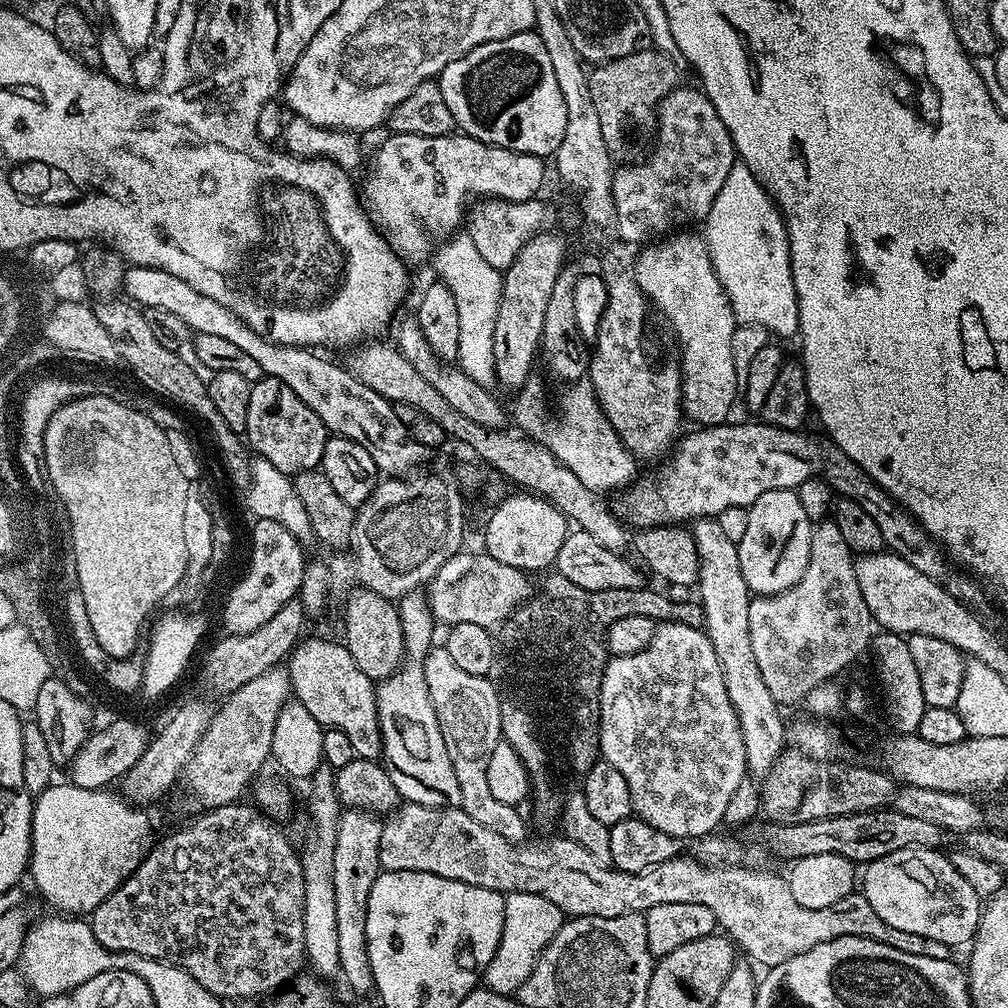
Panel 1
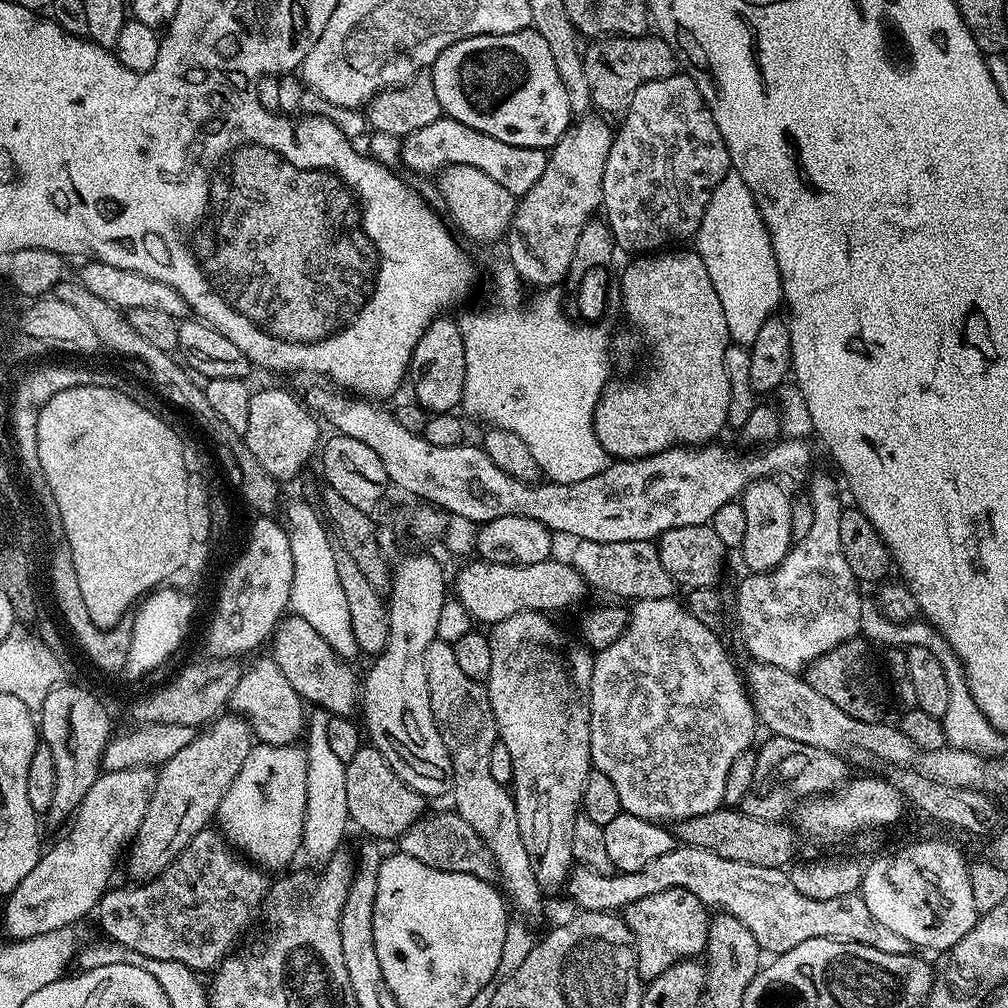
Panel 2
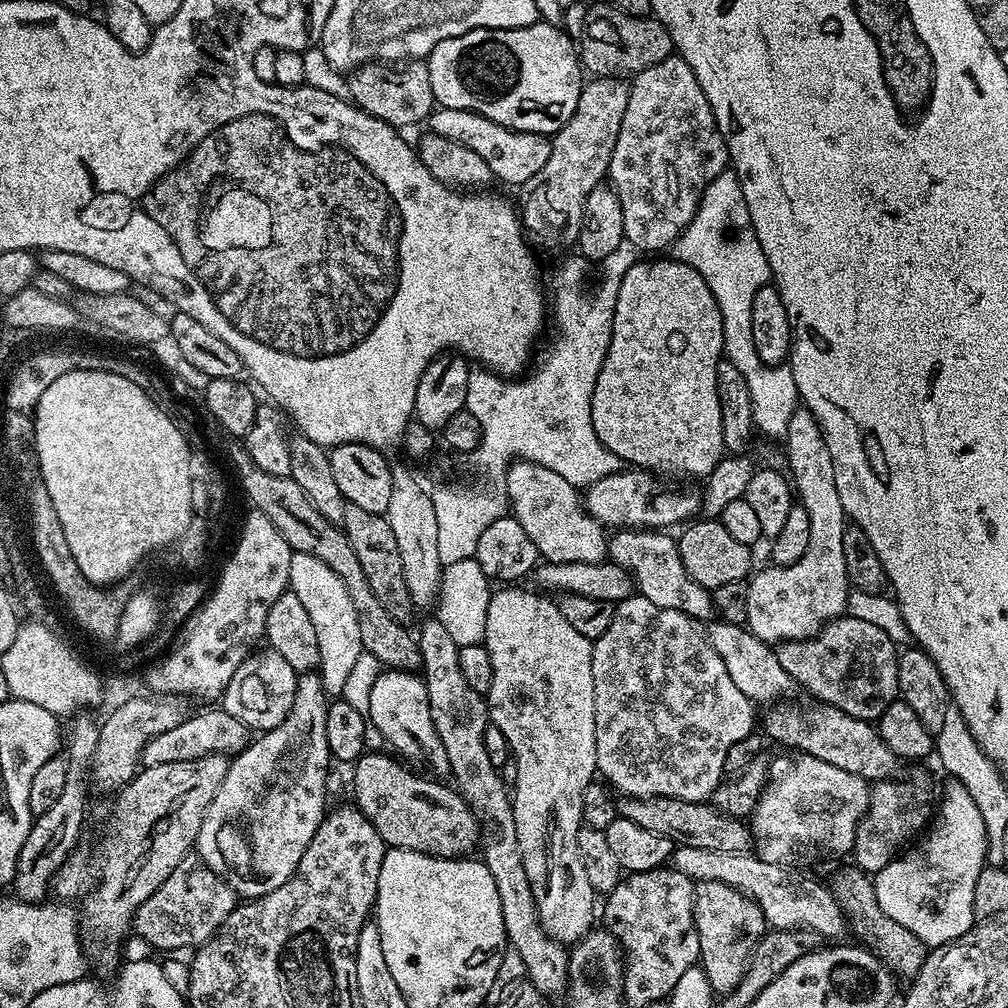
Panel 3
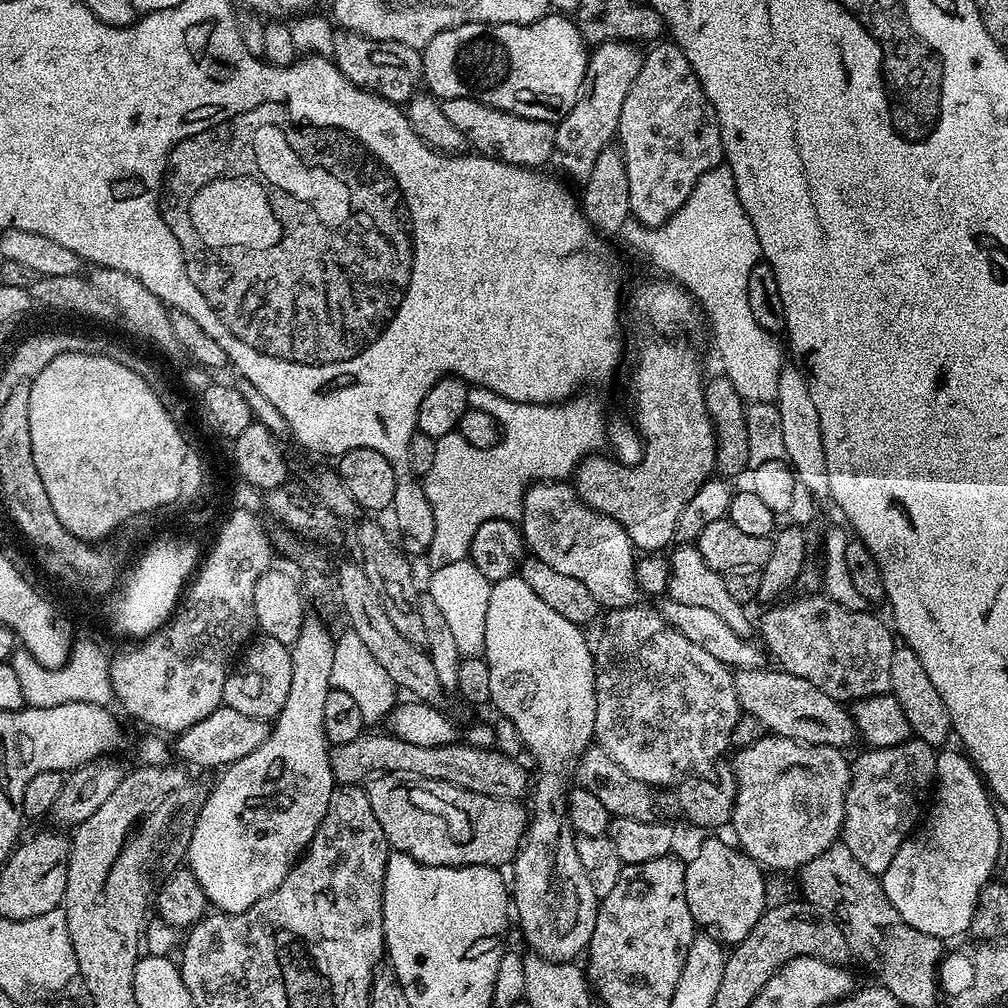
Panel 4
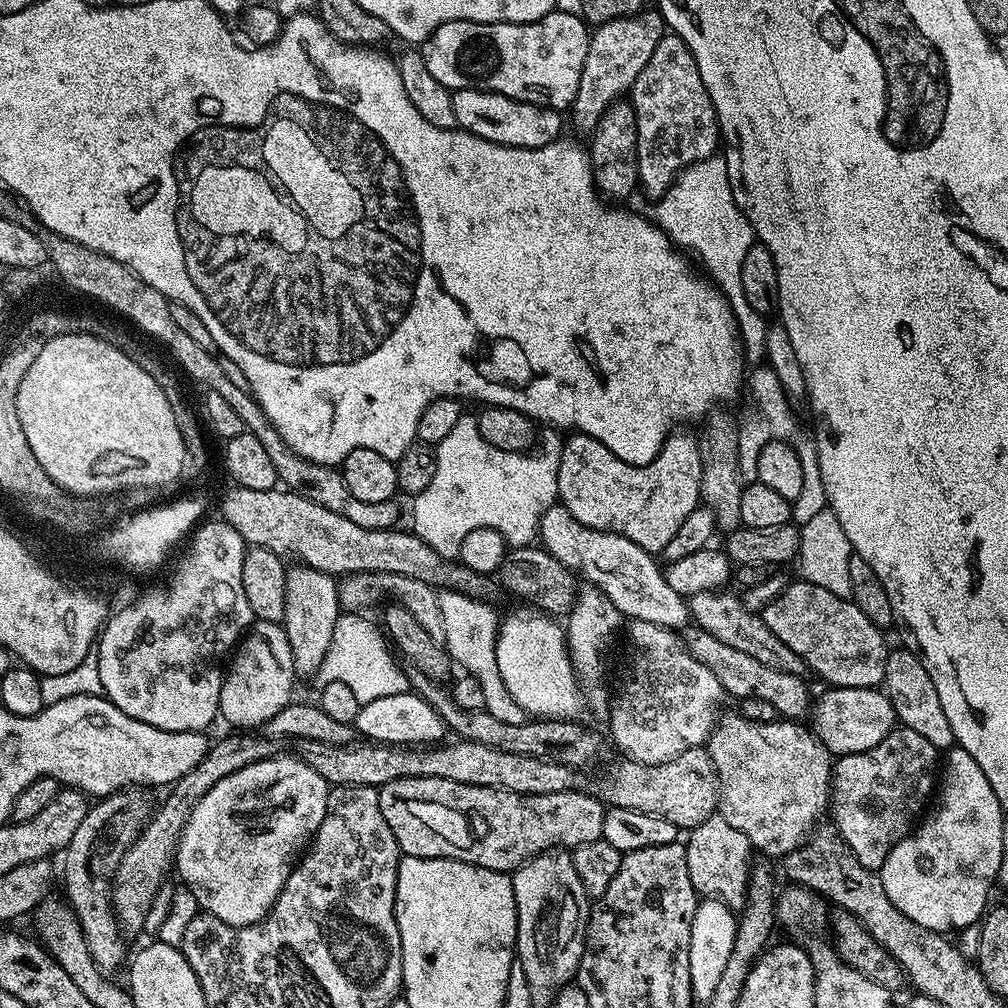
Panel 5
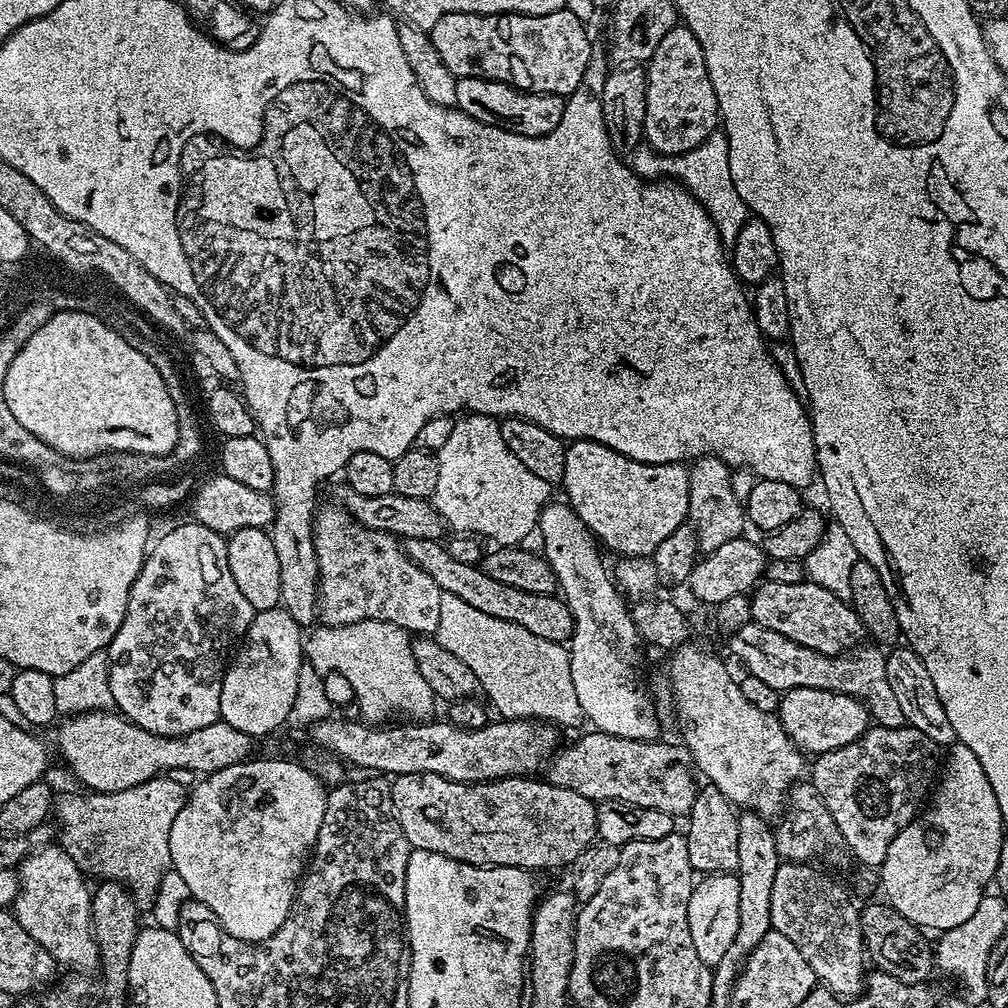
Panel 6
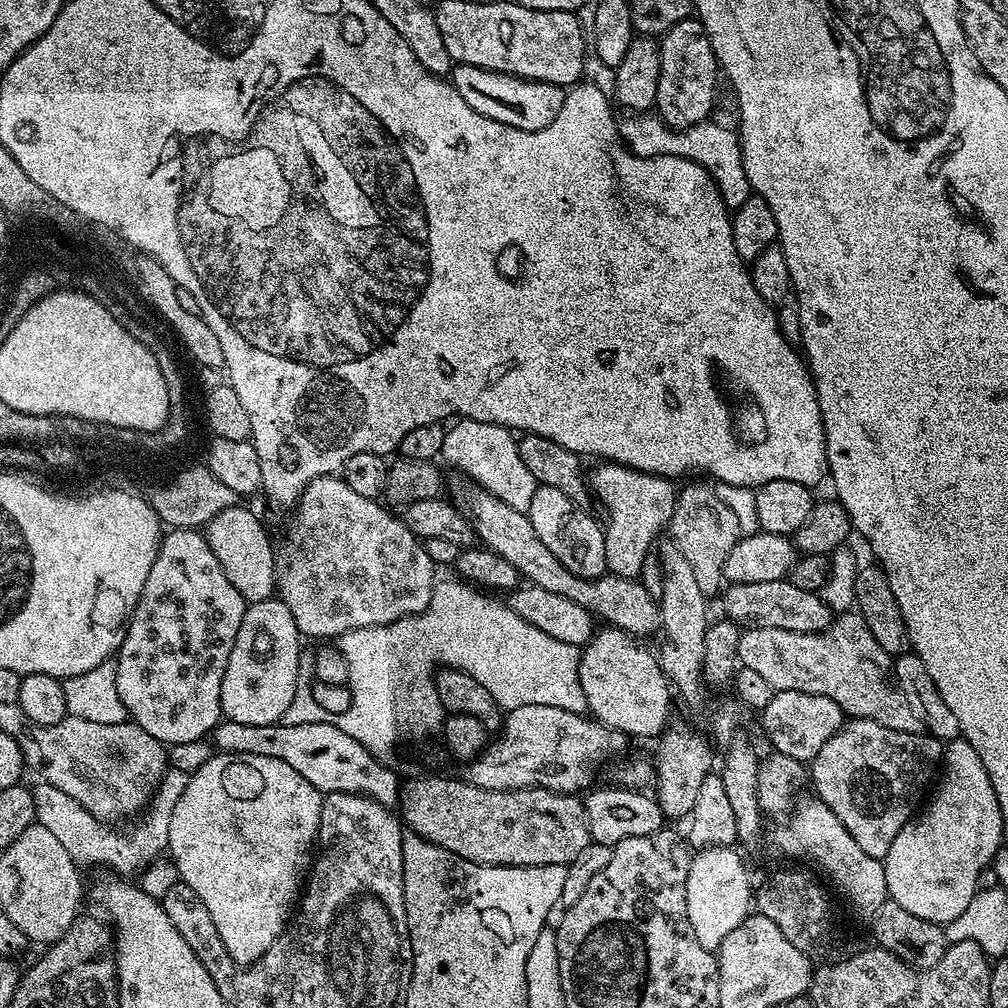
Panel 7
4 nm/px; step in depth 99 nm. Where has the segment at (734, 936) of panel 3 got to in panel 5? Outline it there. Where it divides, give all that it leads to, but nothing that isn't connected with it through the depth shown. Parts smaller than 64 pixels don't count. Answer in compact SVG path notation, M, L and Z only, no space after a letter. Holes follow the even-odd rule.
M717 814L706 818L706 822L702 822L696 828L691 829L687 836L686 866L690 870L690 882L697 894L709 900L722 902L727 908L733 910L743 908L744 896L748 892L748 876L752 872L754 863L754 849L746 838L746 834L741 834L739 830L734 830L734 826L730 826L730 822L726 822L723 814Z

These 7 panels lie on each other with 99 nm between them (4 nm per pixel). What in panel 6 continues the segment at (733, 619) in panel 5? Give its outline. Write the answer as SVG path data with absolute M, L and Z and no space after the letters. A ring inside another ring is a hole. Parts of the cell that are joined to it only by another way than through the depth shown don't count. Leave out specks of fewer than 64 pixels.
M755 622L738 629L730 636L730 642L733 654L748 667L747 675L762 678L762 682L774 686L774 690L781 694L792 688L830 690L846 694L853 696L855 700L861 700L867 706L871 719L879 727L905 727L902 706L898 706L898 698L894 698L894 690L890 690L890 678L886 678L887 655L875 643L857 646L842 656L827 656L818 654L818 650L810 650L810 646L798 646L798 642L790 642L790 638L774 634L774 630L766 630L766 626Z

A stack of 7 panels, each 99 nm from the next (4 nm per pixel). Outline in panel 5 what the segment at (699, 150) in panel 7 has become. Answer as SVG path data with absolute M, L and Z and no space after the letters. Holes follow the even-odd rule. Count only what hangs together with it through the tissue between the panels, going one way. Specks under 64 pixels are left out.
M713 154L702 162L694 162L677 175L670 190L653 204L656 205L650 211L652 223L668 235L677 249L700 259L699 267L705 268L703 271L707 279L730 302L736 326L740 330L740 342L747 355L759 357L764 350L768 324L758 310L750 307L750 302L746 302L742 294L742 261L746 258L746 250L750 250L754 242L754 233L738 202L734 202L730 178L726 174L726 158L723 154Z

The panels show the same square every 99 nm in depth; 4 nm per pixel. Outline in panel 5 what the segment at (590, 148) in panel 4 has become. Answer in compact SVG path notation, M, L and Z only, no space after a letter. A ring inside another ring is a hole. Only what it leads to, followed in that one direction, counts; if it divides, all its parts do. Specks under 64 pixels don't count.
M656 10L637 12L634 16L623 16L593 27L588 37L586 62L582 66L582 78L578 82L578 94L570 105L570 124L585 134L591 133L606 110L631 89L642 66L650 62L654 46L666 35L663 16Z

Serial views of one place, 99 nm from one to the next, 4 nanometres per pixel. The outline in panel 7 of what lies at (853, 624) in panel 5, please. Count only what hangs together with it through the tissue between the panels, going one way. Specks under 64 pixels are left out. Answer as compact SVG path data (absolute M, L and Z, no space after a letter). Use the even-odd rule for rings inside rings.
M786 578L774 582L728 584L723 589L723 596L723 615L735 621L736 624L749 628L774 626L795 632L821 632L834 619L834 612L829 608L821 593L801 590L799 586L794 586Z

